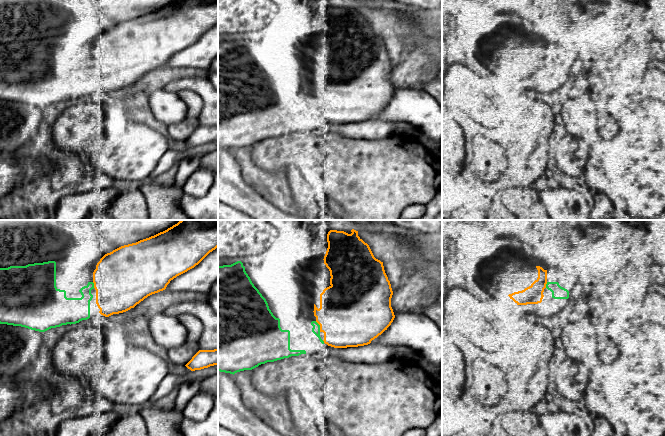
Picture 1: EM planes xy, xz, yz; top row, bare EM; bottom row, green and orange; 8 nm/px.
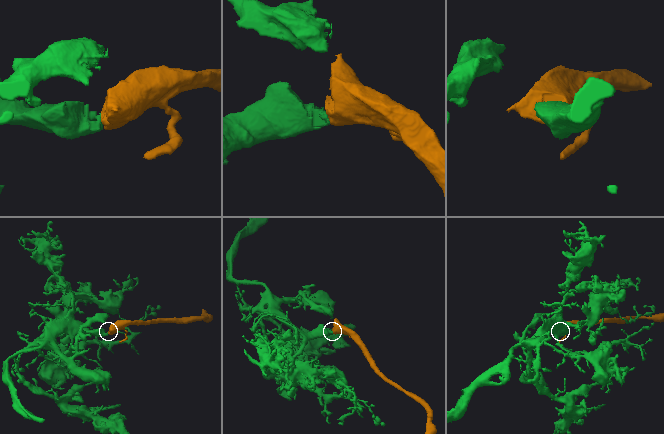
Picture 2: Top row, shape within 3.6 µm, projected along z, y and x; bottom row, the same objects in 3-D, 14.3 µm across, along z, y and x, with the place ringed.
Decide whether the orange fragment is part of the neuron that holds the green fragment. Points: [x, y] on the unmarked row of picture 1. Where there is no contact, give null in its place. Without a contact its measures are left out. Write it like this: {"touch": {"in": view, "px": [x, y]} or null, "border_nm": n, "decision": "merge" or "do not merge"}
{"touch": {"in": "xz", "px": [319, 102]}, "border_nm": 100, "decision": "merge"}

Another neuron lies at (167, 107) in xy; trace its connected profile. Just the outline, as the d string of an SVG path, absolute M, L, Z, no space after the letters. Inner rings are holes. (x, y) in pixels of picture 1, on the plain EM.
M154 91L148 103L154 118L166 126L177 124L187 116L187 105L176 92Z

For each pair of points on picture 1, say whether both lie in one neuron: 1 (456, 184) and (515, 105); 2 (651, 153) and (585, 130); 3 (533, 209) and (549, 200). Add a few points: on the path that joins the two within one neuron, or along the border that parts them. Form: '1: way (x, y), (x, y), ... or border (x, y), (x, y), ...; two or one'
1: way (487, 188), (501, 184), (517, 168), (517, 136); one
2: way (635, 153), (608, 153), (601, 146); one
3: border (537, 193), (537, 197), (545, 209); two

